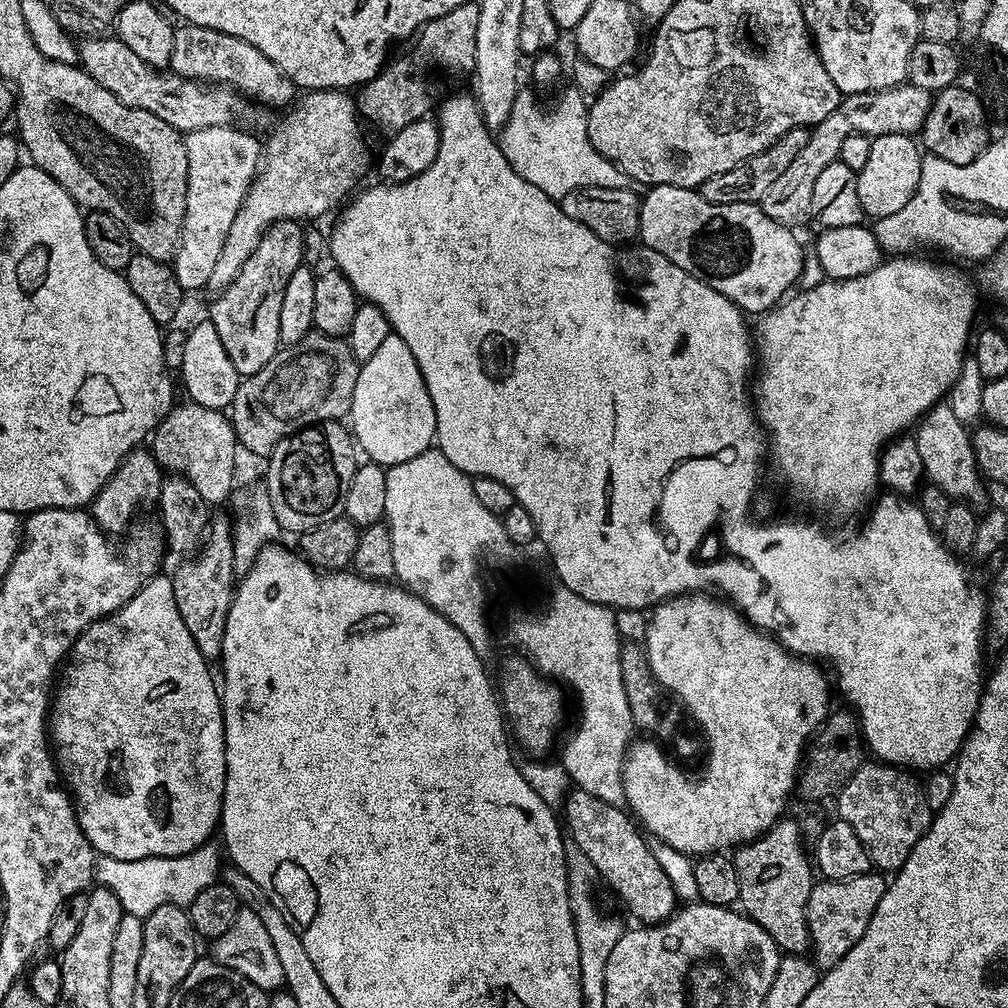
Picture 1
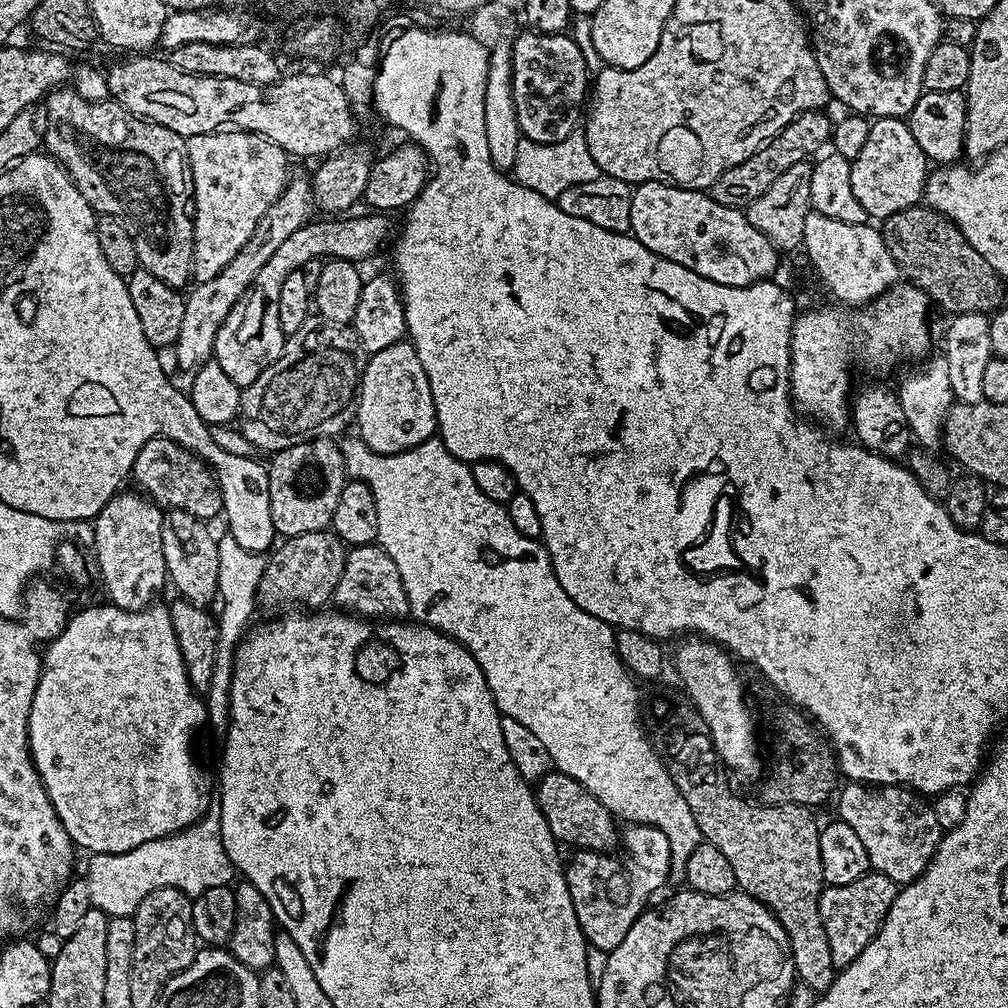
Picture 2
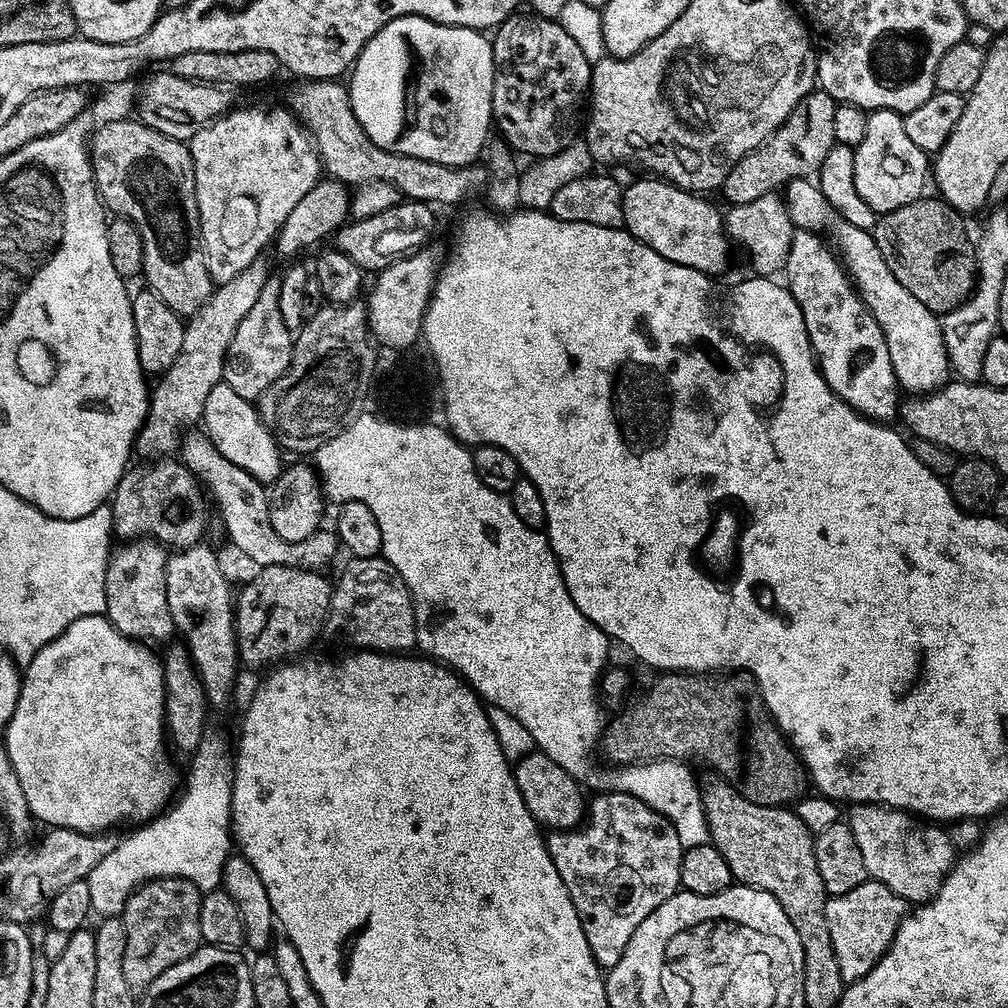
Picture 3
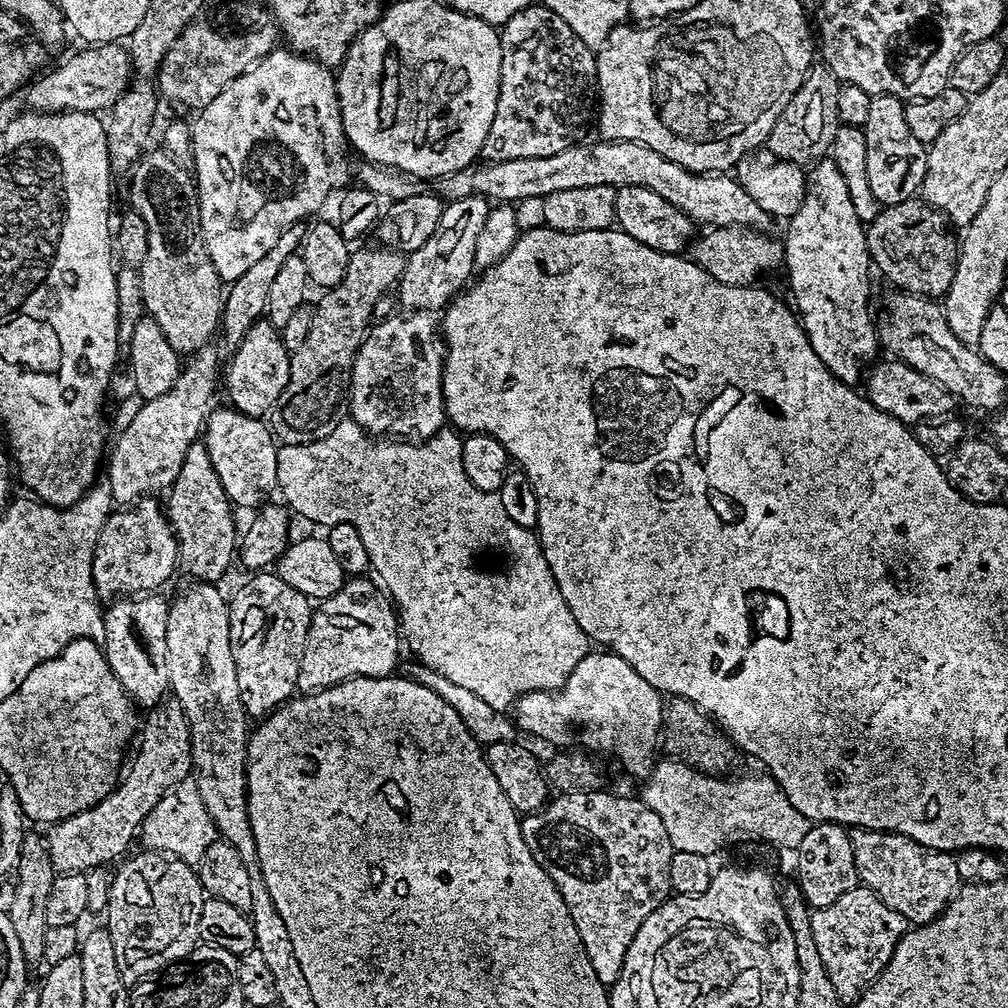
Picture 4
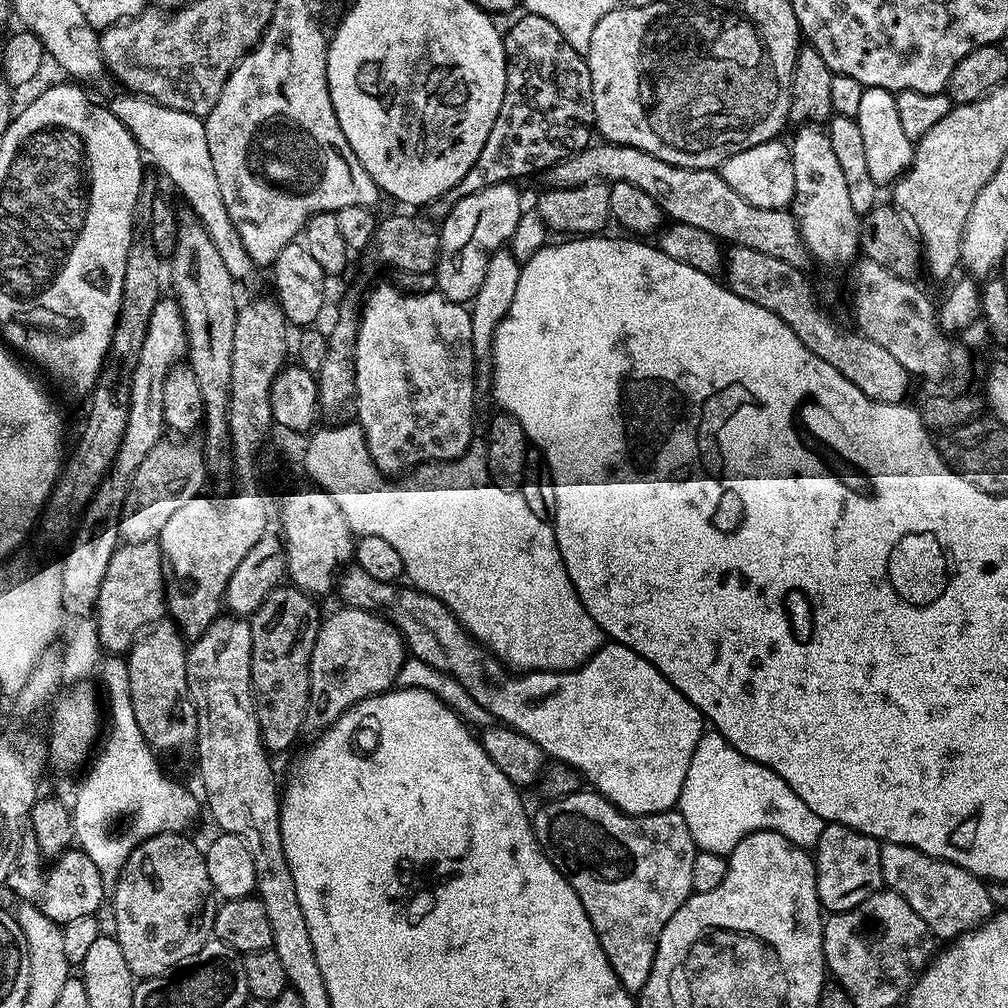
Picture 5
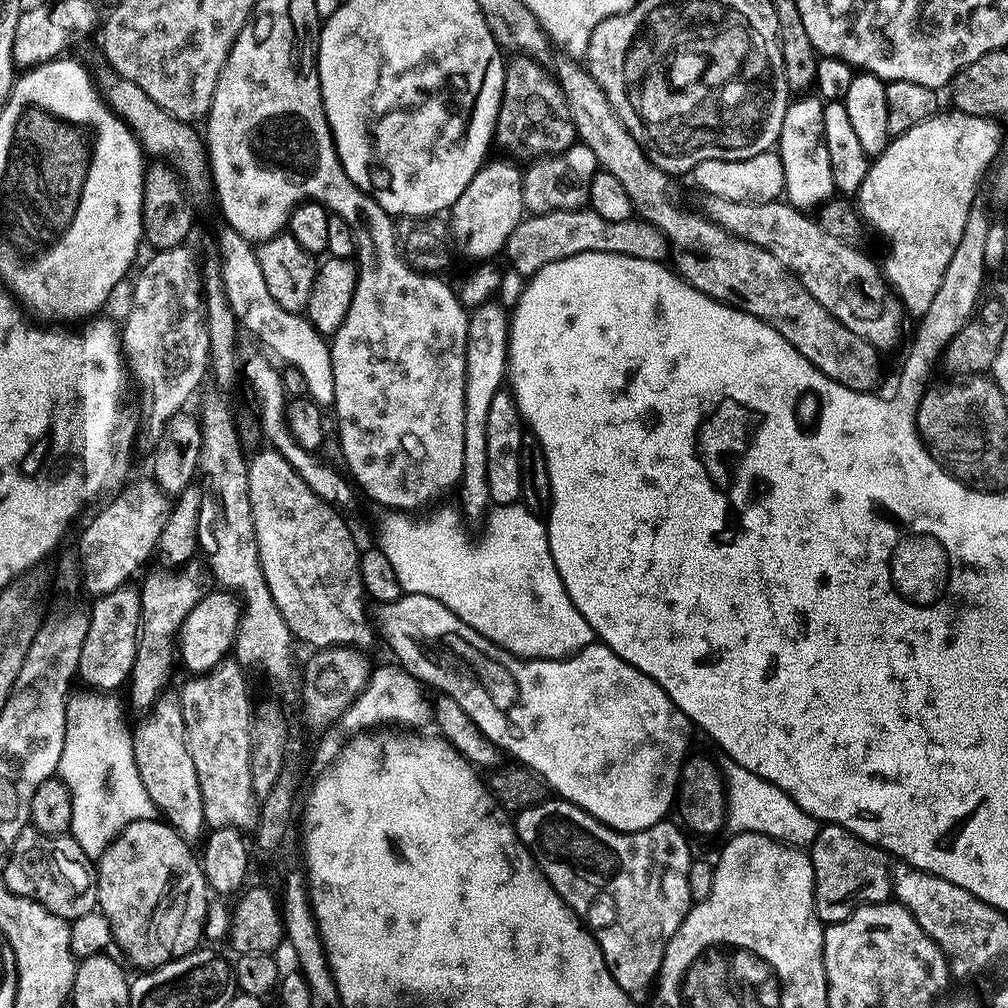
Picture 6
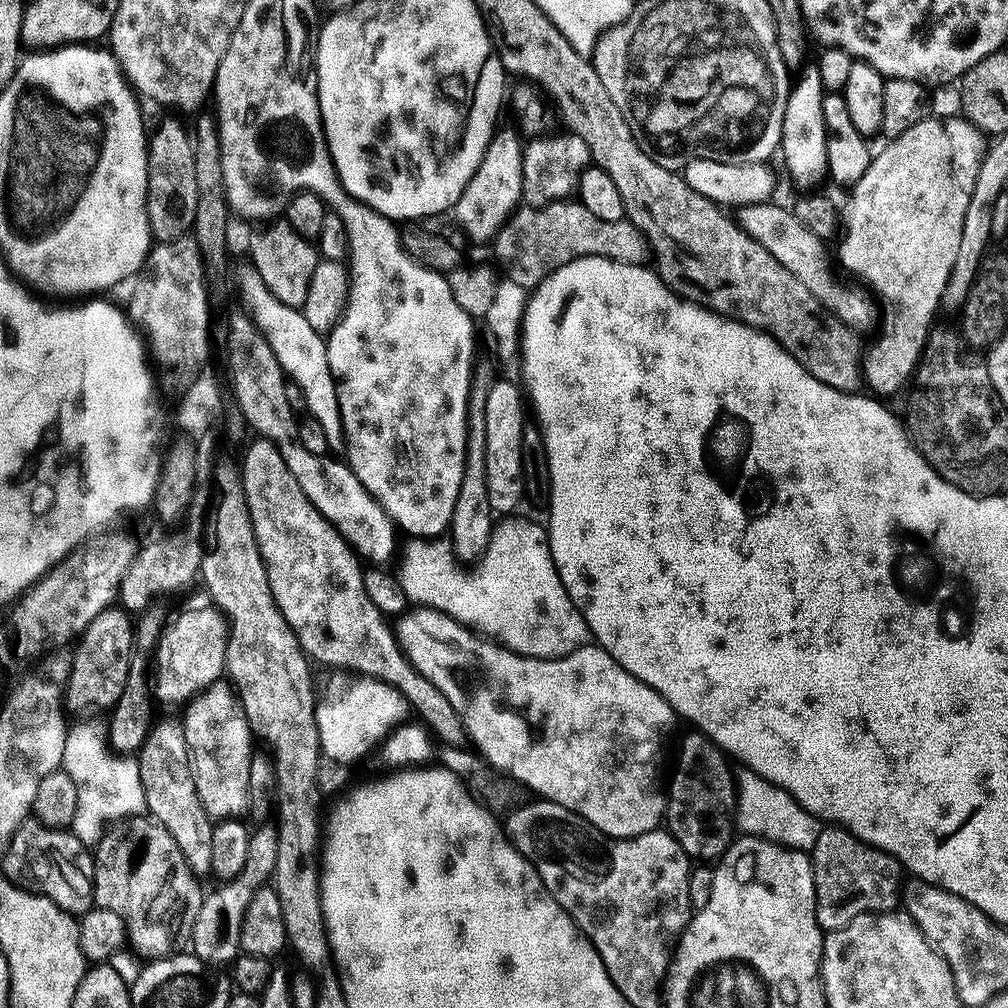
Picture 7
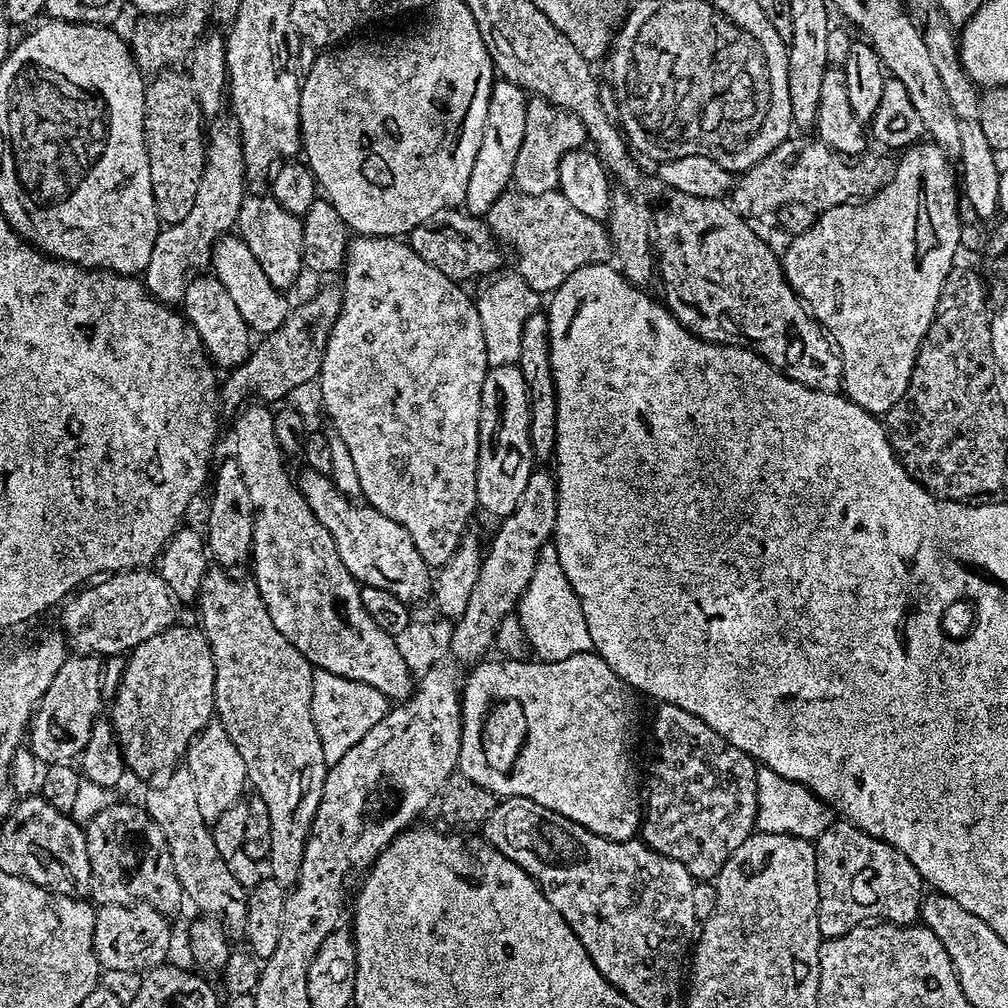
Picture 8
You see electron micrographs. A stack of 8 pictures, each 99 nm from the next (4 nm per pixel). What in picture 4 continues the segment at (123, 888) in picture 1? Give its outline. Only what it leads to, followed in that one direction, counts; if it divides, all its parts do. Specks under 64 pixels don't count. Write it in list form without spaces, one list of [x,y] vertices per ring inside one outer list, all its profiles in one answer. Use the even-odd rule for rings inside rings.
[[[189,778],[178,782],[178,786],[171,788],[158,802],[158,806],[150,810],[150,814],[144,819],[142,840],[143,836],[145,849],[167,852],[173,857],[185,860],[187,864],[199,865],[208,847],[217,840],[218,831],[195,779]]]

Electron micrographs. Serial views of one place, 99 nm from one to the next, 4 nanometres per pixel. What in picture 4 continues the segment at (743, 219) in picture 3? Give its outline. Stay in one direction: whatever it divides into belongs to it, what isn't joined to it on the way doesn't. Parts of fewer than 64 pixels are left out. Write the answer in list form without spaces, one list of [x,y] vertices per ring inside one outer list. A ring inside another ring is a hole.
[[[708,228],[705,236],[697,235],[690,248],[691,259],[706,270],[710,278],[726,286],[746,288],[757,283],[759,276],[779,269],[784,262],[784,245],[764,230],[755,228]]]

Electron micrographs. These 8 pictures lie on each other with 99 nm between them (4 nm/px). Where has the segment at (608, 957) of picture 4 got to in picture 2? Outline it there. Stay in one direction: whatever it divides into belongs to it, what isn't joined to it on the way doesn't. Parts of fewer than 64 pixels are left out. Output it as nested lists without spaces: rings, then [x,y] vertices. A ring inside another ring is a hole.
[[[634,824],[625,827],[625,829],[625,832],[624,829],[622,832],[622,848],[624,844],[624,861],[615,860],[615,855],[612,854],[605,854],[602,852],[585,852],[583,850],[580,850],[575,853],[576,857],[574,857],[572,861],[567,861],[564,870],[566,886],[570,890],[570,902],[574,902],[574,914],[578,918],[578,926],[582,930],[585,941],[587,941],[587,943],[591,945],[593,949],[604,951],[606,953],[614,951],[614,949],[616,949],[616,947],[618,946],[618,942],[622,942],[622,938],[626,938],[626,933],[630,931],[630,926],[634,926],[634,922],[637,920],[637,918],[640,917],[642,913],[649,907],[650,901],[648,901],[648,899],[650,899],[651,896],[654,895],[655,892],[658,891],[664,883],[669,883],[670,873],[672,871],[670,842],[666,842],[666,834],[662,834],[660,828],[655,828],[654,826],[650,826],[649,824]]]

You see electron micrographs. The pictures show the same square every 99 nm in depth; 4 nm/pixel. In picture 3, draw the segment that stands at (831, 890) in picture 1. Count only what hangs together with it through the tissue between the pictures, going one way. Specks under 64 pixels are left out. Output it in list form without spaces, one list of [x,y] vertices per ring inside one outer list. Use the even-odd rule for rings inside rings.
[[[871,878],[854,886],[854,890],[846,894],[828,899],[826,930],[830,930],[830,942],[834,942],[838,970],[842,970],[842,978],[846,982],[861,980],[880,961],[909,911],[908,901],[898,898],[894,890]]]

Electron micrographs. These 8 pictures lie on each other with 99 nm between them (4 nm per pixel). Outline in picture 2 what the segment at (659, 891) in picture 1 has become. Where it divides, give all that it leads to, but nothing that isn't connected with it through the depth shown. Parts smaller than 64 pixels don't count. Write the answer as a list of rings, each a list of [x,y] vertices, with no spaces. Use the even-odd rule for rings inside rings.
[[[555,770],[548,771],[534,788],[536,801],[542,810],[542,818],[546,818],[546,826],[550,826],[550,834],[561,845],[573,844],[573,849],[585,852],[602,852],[605,854],[613,851],[612,847],[618,844],[617,821],[611,812],[590,794],[574,778]]]

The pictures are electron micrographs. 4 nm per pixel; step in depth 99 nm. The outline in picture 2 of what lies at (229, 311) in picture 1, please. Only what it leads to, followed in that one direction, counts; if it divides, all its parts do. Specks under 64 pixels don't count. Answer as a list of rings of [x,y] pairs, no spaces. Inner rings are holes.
[[[354,215],[347,217],[349,220],[345,222],[344,228],[340,224],[335,224],[337,222],[335,219],[320,218],[322,220],[317,219],[294,230],[294,234],[290,234],[290,238],[286,238],[286,242],[282,242],[282,246],[274,250],[272,257],[266,261],[266,266],[258,270],[258,278],[254,278],[248,291],[242,298],[238,298],[230,314],[226,314],[226,322],[222,322],[214,338],[212,351],[214,360],[222,368],[223,373],[241,390],[249,388],[254,378],[258,378],[258,374],[262,374],[262,370],[266,370],[266,366],[270,366],[282,354],[286,337],[282,330],[282,322],[278,322],[278,298],[282,291],[282,282],[286,282],[286,277],[291,272],[307,269],[306,266],[311,260],[335,257],[343,240],[343,259],[353,262],[368,260],[371,256],[378,255],[384,247],[385,249],[389,247],[394,236],[391,215]]]

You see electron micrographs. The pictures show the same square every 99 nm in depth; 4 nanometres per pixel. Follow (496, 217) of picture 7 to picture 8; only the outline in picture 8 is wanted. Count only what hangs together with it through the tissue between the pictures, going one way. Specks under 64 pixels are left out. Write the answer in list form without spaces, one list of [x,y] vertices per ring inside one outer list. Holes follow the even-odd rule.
[[[500,78],[493,83],[488,117],[482,134],[482,146],[478,146],[478,158],[474,158],[474,170],[470,170],[470,182],[466,182],[463,207],[471,216],[487,217],[490,206],[494,206],[494,202],[503,192],[509,191],[514,174],[514,160],[518,158],[518,148],[522,146],[522,134],[526,134],[526,106],[528,101],[529,97],[524,89],[519,88],[514,82]]]

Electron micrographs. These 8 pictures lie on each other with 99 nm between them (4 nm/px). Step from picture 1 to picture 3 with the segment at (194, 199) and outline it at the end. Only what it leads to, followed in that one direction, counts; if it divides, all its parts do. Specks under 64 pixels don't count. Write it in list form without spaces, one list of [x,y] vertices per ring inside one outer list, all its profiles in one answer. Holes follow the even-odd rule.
[[[233,107],[216,120],[211,120],[198,134],[194,134],[190,141],[190,151],[192,153],[192,165],[194,166],[194,182],[196,183],[196,197],[198,198],[198,214],[200,215],[200,237],[204,243],[204,257],[206,266],[212,275],[213,285],[219,286],[230,282],[230,278],[238,278],[250,262],[261,259],[264,247],[271,245],[276,239],[277,232],[281,228],[286,218],[289,217],[291,210],[297,205],[306,192],[322,179],[322,165],[320,154],[316,151],[313,137],[307,128],[303,127],[299,120],[292,115],[287,107],[272,108],[268,113],[264,113],[260,108],[239,108]]]

